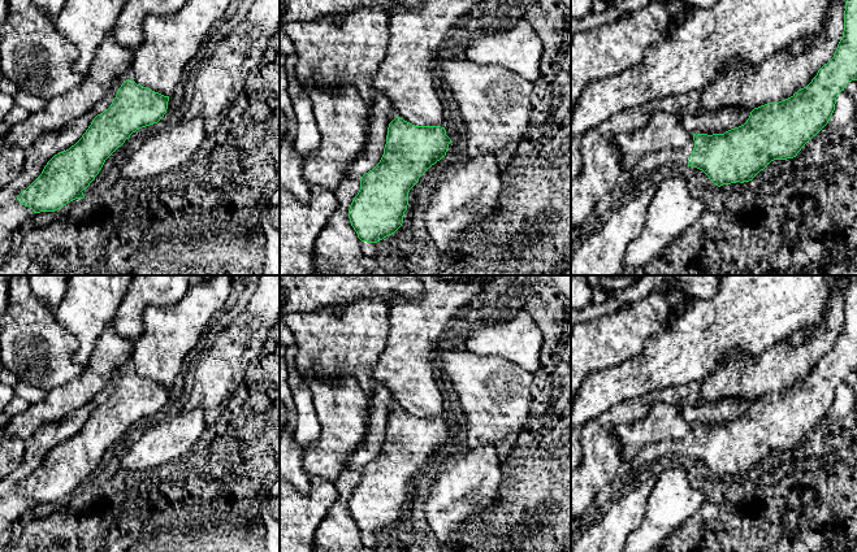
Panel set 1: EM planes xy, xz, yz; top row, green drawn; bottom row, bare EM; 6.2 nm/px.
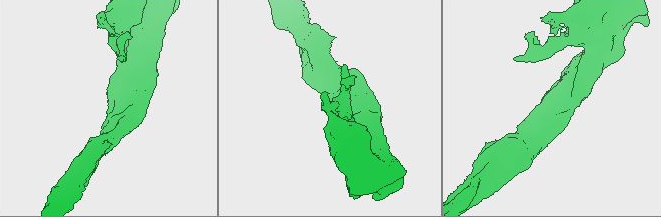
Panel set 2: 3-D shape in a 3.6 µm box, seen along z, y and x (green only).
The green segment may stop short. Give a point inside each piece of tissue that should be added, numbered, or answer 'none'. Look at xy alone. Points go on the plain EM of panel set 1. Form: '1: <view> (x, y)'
none

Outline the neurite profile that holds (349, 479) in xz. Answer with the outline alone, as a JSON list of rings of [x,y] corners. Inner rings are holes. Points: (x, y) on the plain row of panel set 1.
[[[346,469],[334,481],[338,499],[315,534],[315,552],[360,552],[360,530],[351,517],[349,500],[360,481],[360,470]]]

